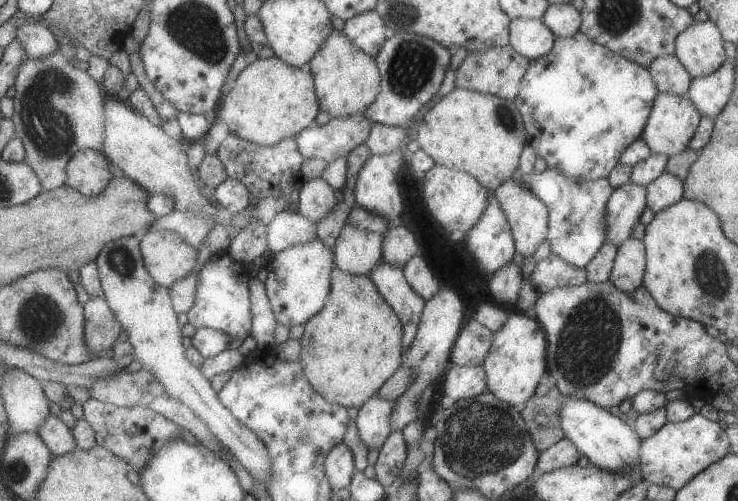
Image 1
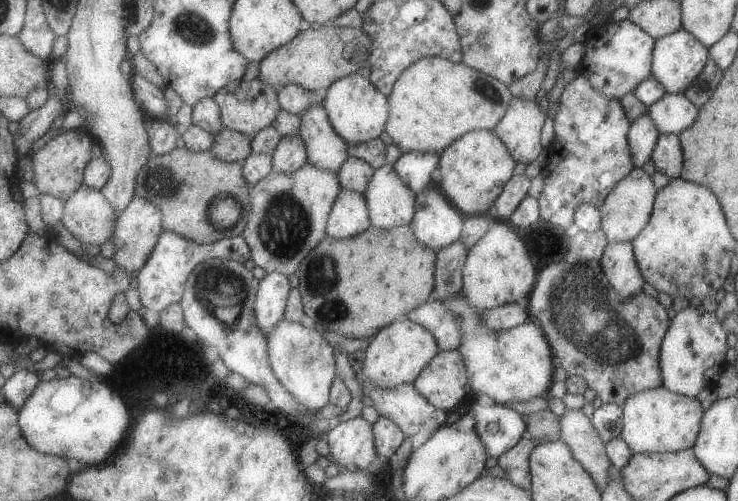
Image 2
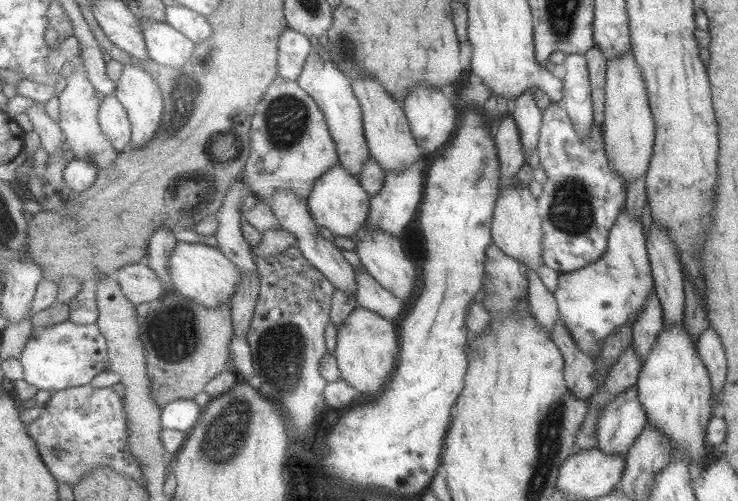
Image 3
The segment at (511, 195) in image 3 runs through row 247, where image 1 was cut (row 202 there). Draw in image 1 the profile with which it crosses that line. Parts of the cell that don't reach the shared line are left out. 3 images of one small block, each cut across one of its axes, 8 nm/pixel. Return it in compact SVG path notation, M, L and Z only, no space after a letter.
M512 178L493 193L509 218L516 252L523 259L533 256L539 242L545 238L545 230L548 230L545 228L545 224L548 224L548 207Z

